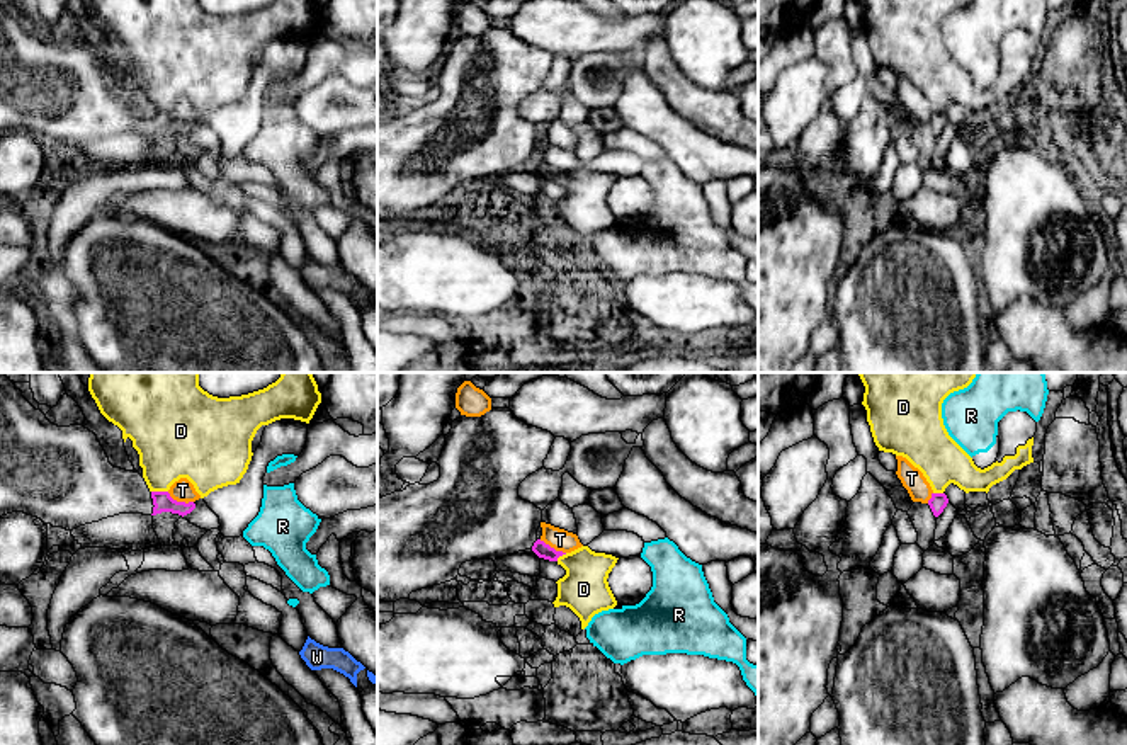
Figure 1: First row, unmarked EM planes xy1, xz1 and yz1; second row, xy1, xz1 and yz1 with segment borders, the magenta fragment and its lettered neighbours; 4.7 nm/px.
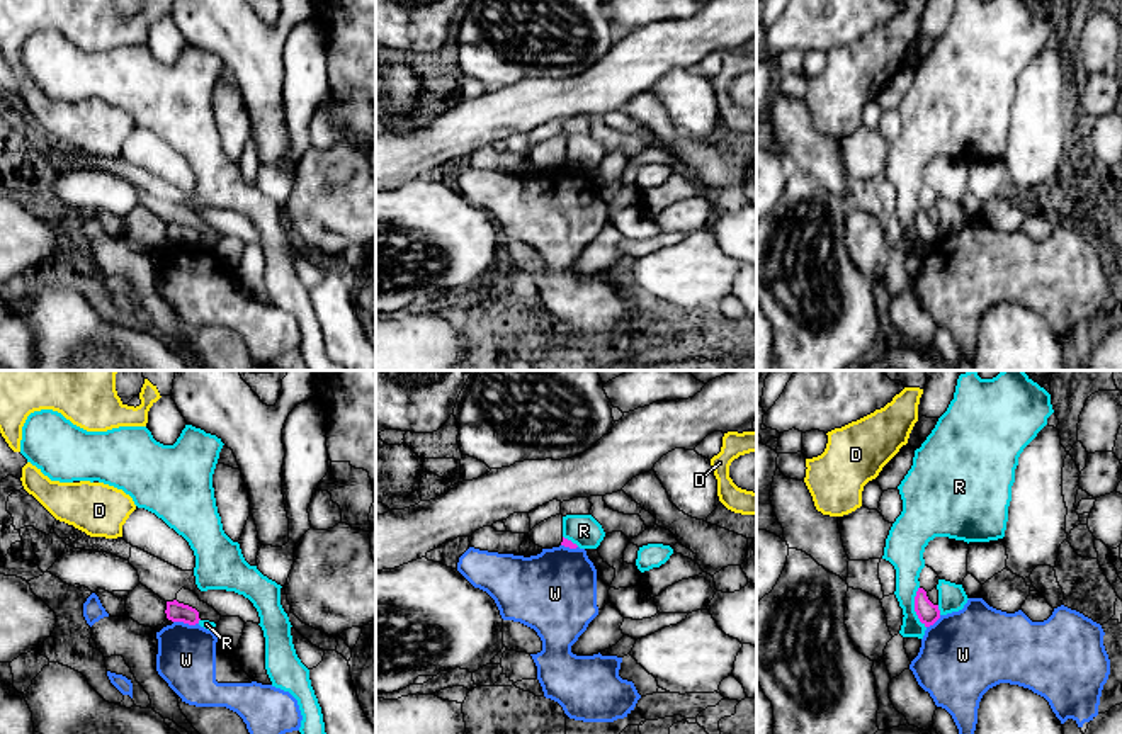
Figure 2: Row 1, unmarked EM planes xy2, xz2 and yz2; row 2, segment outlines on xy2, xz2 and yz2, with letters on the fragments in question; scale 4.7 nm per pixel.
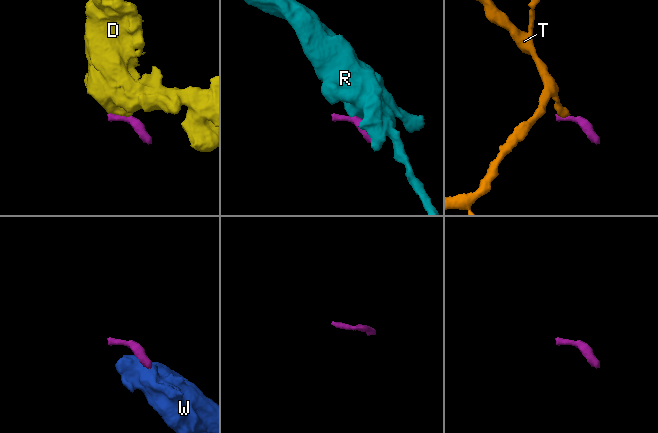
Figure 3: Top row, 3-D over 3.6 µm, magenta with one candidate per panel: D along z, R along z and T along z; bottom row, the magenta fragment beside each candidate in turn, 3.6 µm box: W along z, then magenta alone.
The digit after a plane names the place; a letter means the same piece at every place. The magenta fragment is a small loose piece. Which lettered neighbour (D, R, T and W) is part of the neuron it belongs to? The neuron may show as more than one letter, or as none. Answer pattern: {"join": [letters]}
{"join": []}

